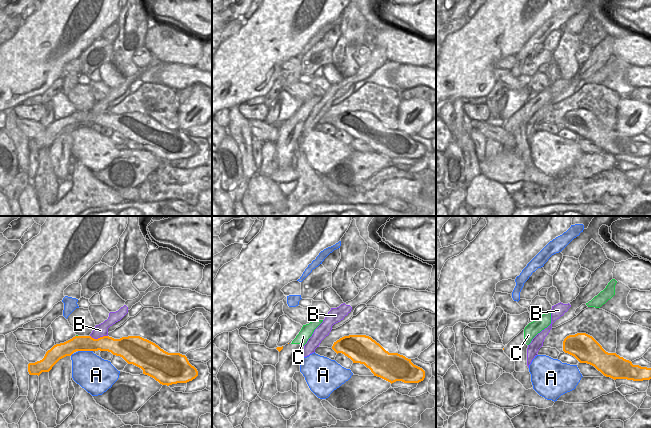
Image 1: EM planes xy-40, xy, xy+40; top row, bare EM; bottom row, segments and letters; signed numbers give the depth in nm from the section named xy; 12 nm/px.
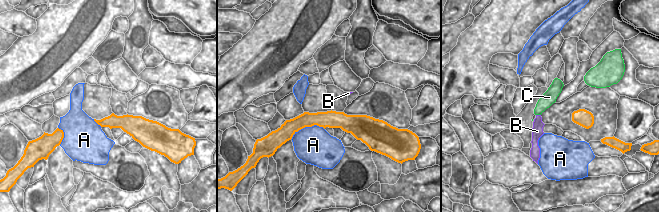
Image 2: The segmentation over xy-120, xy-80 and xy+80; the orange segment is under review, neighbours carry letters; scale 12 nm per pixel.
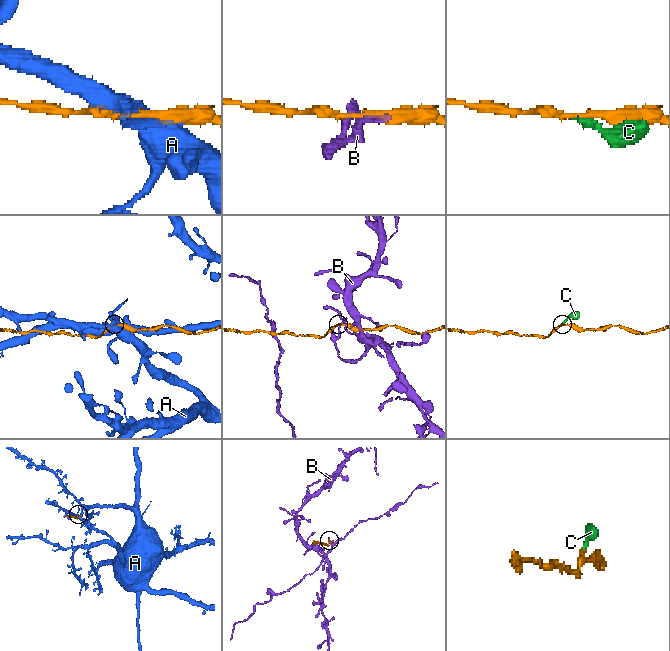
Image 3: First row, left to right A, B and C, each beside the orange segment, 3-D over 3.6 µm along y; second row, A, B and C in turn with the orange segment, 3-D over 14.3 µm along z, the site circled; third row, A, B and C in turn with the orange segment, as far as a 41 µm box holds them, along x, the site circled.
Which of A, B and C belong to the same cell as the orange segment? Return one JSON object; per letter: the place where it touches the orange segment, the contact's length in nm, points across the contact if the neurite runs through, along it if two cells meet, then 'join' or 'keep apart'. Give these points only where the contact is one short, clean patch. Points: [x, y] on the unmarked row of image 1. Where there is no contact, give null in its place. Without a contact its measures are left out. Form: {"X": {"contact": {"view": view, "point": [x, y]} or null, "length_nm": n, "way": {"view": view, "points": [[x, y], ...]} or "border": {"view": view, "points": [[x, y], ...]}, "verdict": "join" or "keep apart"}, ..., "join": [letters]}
{"A": {"contact": {"view": "xy-40", "point": [85, 126]}, "length_nm": 180, "verdict": "keep apart"}, "B": {"contact": {"view": "xy-40", "point": [99, 114]}, "length_nm": 220, "border": {"view": "xy-40", "points": [[90, 111], [94, 114], [107, 112]]}, "verdict": "keep apart"}, "C": {"contact": null, "verdict": "keep apart"}, "join": []}

